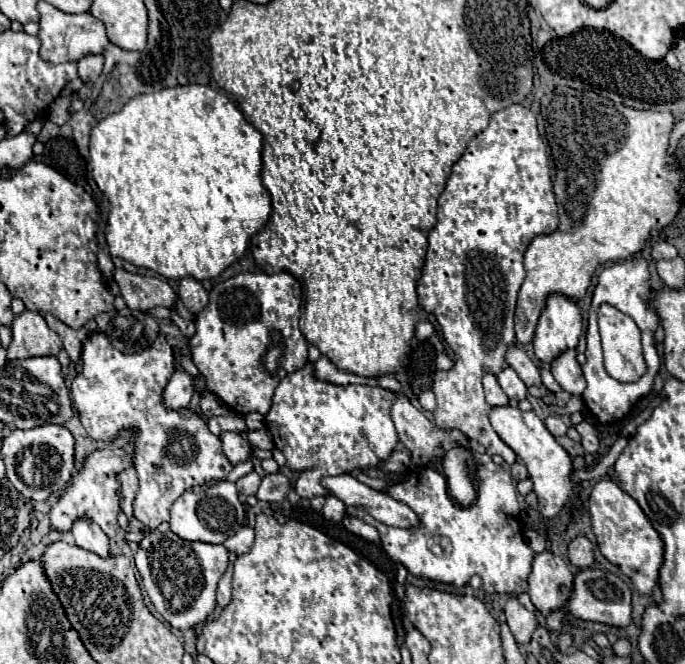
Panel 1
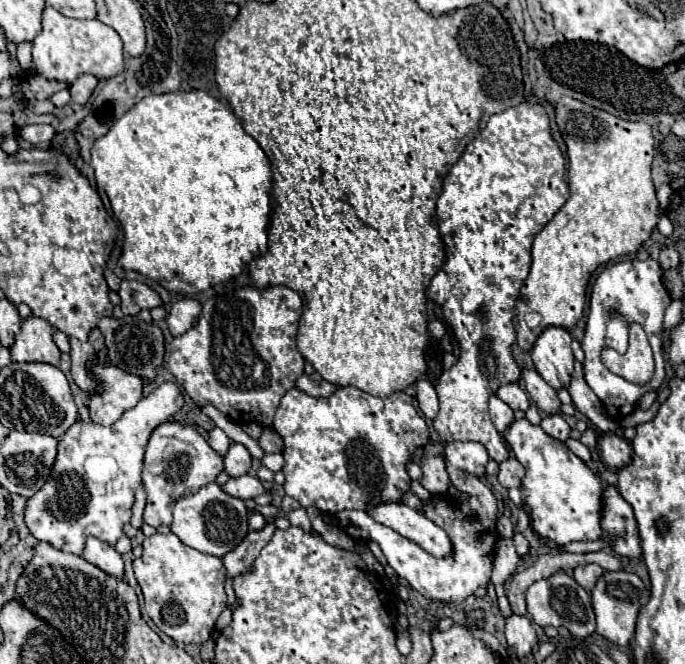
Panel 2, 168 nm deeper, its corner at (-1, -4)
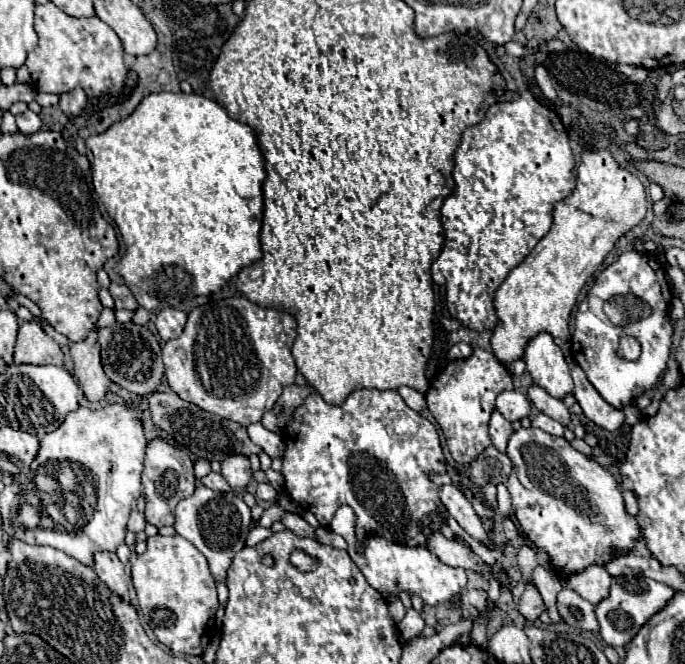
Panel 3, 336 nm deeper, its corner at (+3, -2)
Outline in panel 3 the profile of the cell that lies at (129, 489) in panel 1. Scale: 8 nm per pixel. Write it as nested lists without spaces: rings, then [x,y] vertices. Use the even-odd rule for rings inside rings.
[[[136,507],[136,511],[130,515],[128,531],[140,533],[140,531],[144,531],[144,525],[146,525],[146,521],[144,521],[144,513],[142,513],[142,509],[140,509],[140,507]]]

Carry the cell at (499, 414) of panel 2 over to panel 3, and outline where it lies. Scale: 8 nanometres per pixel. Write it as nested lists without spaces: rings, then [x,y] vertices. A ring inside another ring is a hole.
[[[494,411],[492,413],[492,419],[490,419],[490,439],[492,439],[492,445],[506,453],[506,445],[508,445],[508,439],[510,439],[510,433],[512,433],[512,425],[498,413]]]

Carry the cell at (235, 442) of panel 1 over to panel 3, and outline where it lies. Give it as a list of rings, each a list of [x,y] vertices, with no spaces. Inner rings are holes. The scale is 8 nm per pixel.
[[[232,455],[222,461],[222,477],[228,481],[234,493],[240,493],[252,481],[250,461],[244,455]]]

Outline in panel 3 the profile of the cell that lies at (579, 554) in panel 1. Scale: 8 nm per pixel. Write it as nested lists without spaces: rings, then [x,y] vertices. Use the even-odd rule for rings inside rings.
[[[592,565],[582,573],[562,579],[564,587],[574,589],[580,597],[590,601],[592,605],[598,605],[604,597],[608,597],[610,583],[612,583],[612,577],[604,567],[598,567],[598,565]]]

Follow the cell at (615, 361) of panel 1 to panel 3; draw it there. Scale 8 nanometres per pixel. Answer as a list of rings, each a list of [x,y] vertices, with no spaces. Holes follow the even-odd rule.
[[[622,337],[622,341],[620,341],[620,355],[626,357],[626,359],[632,359],[632,361],[638,359],[638,355],[640,355],[638,341],[634,337]]]

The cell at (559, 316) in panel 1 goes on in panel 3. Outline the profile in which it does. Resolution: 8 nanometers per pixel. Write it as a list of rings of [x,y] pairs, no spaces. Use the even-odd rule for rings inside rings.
[[[548,333],[536,335],[524,351],[524,361],[534,385],[546,389],[552,397],[564,399],[572,393],[574,383],[560,347]]]

